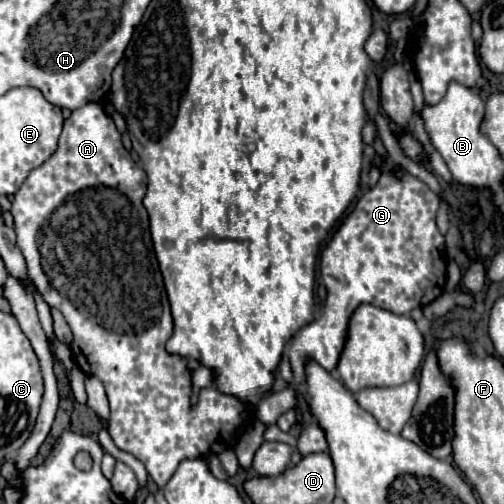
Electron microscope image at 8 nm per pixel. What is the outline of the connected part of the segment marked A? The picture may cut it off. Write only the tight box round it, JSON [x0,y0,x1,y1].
[12,102,254,488]

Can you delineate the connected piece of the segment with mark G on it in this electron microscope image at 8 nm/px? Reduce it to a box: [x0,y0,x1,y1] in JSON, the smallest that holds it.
[290,170,446,384]

